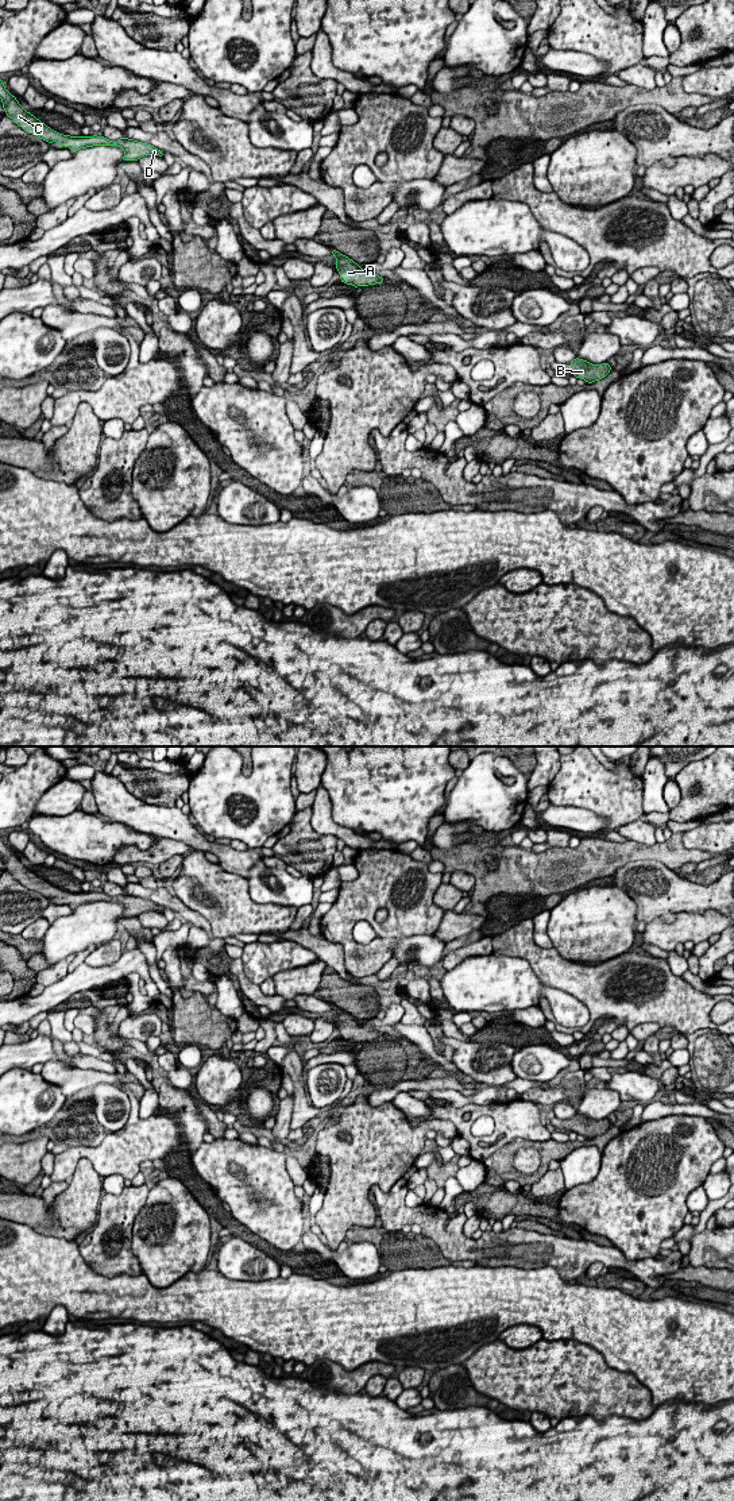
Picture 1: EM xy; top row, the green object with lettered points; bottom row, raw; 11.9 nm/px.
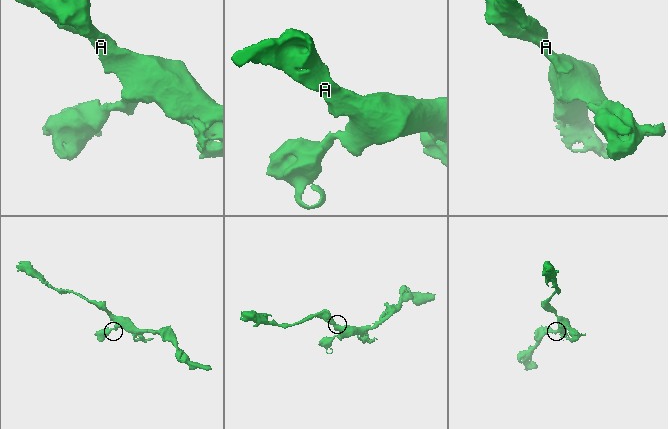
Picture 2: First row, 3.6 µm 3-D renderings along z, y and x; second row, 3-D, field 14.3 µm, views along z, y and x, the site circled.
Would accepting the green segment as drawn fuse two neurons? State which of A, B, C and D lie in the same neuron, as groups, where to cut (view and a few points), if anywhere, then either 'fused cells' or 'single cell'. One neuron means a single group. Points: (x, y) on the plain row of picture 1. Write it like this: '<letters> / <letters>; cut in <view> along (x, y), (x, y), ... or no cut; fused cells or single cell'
A B C D; no cut; single cell

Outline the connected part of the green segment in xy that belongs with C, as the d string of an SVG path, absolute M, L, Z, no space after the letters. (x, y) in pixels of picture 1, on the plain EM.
M0 836L0 854L3 864L8 873L13 876L19 883L22 883L28 890L32 890L47 899L58 898L61 902L69 903L73 908L77 908L81 904L93 903L93 902L117 902L124 906L123 918L125 917L139 917L144 911L159 911L163 914L163 908L155 904L151 900L142 899L128 894L120 894L116 899L104 892L70 892L59 890L34 871L27 868L4 842L4 837Z

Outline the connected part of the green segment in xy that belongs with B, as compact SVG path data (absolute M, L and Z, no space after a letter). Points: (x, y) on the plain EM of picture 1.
M575 1114L569 1119L569 1122L571 1128L576 1134L584 1135L587 1139L592 1139L595 1137L604 1134L611 1126L611 1122L607 1118L602 1120L592 1120L579 1114Z

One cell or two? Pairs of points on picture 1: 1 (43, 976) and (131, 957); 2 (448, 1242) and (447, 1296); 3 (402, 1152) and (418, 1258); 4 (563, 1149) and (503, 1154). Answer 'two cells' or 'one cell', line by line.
1: two cells
2: two cells
3: two cells
4: one cell

